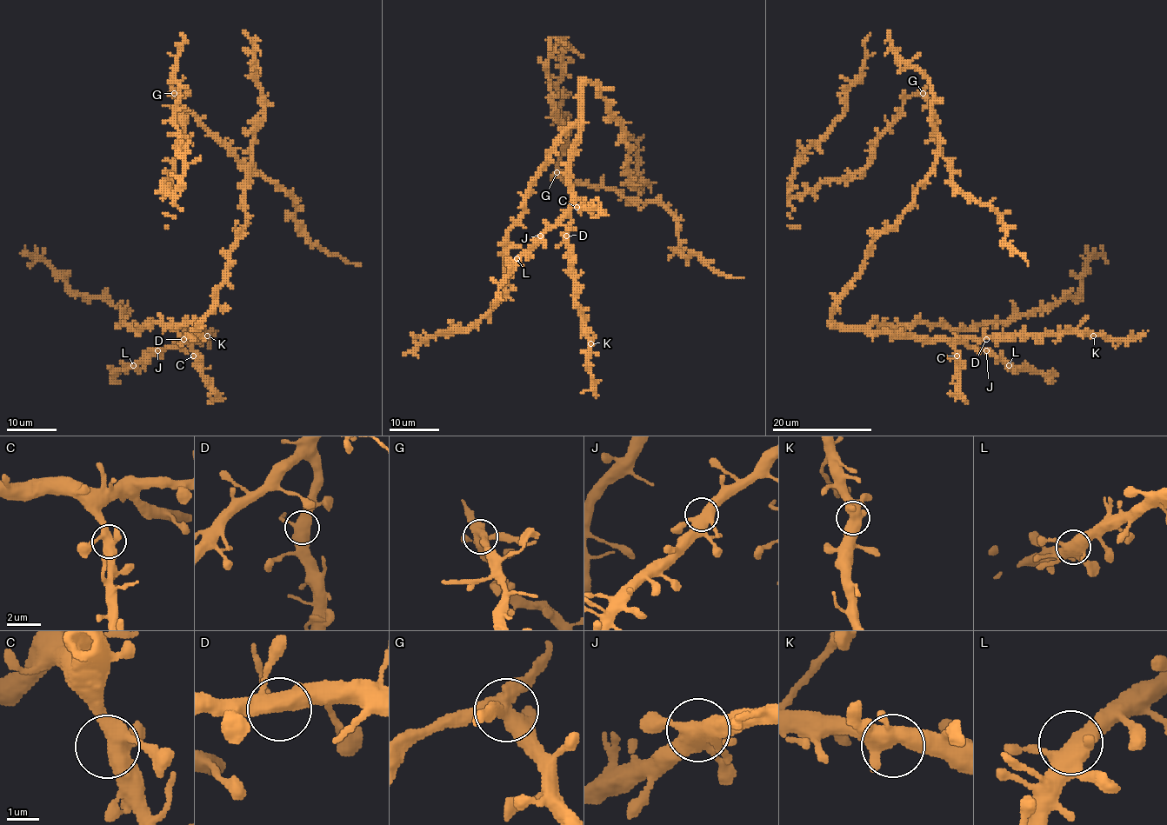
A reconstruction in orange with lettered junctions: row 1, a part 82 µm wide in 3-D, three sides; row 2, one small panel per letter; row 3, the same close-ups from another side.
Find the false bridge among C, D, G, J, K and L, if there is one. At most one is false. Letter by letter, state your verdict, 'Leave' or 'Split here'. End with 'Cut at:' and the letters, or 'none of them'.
C: Leave
D: Leave
G: Split here
J: Leave
K: Leave
L: Leave
Cut at: G

